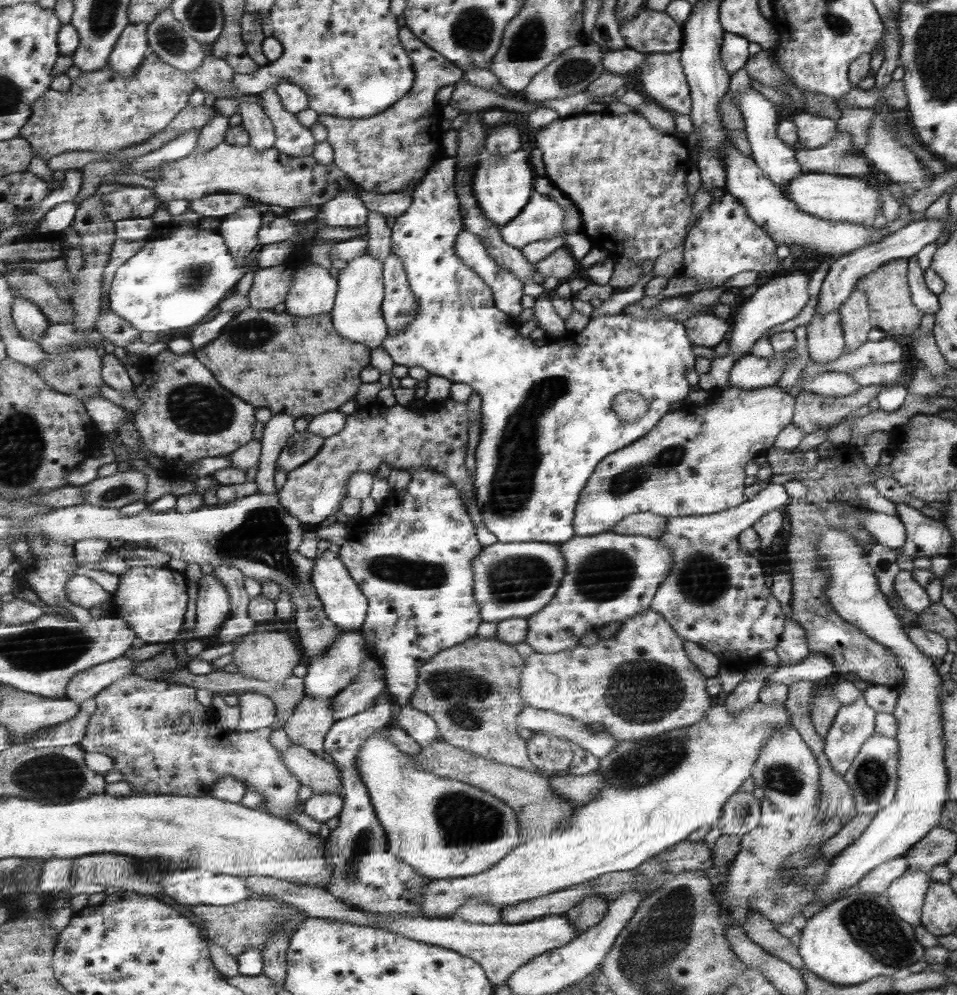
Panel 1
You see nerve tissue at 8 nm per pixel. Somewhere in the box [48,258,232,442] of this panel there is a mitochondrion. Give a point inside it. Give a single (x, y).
(194, 277)

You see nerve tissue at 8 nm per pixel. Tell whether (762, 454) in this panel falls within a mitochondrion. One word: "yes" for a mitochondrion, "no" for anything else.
no

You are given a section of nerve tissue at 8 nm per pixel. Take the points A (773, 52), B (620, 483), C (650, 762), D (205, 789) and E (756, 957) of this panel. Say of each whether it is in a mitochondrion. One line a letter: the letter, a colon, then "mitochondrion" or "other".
A: other
B: mitochondrion
C: mitochondrion
D: other
E: other

